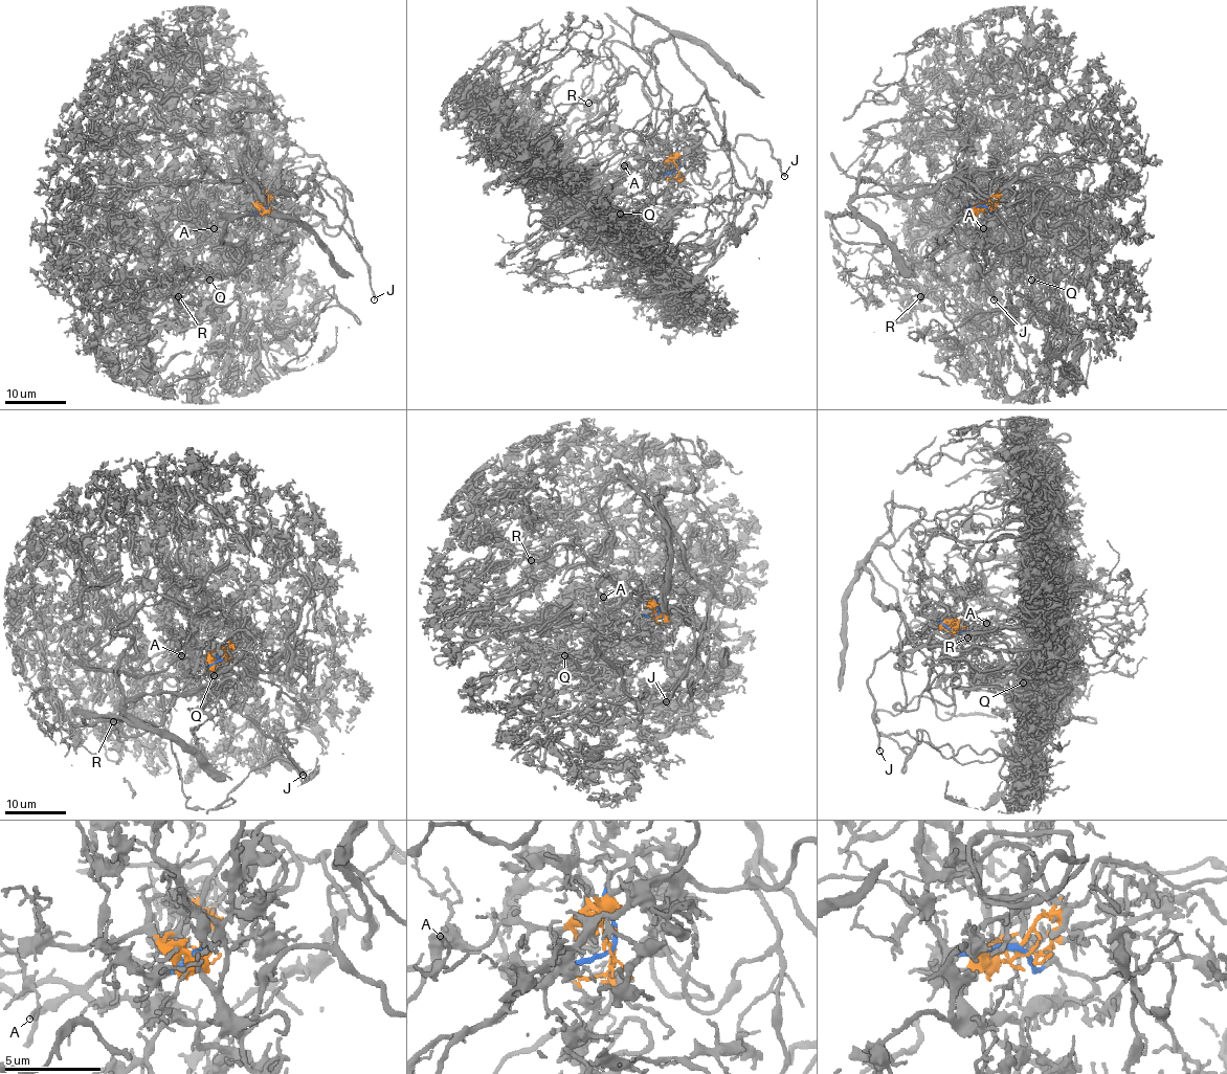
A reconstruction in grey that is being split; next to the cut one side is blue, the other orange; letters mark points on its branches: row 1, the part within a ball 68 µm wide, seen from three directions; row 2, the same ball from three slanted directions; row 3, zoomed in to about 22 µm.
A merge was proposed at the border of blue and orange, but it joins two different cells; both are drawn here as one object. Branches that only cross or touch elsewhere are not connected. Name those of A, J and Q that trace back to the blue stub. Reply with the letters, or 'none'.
Q

